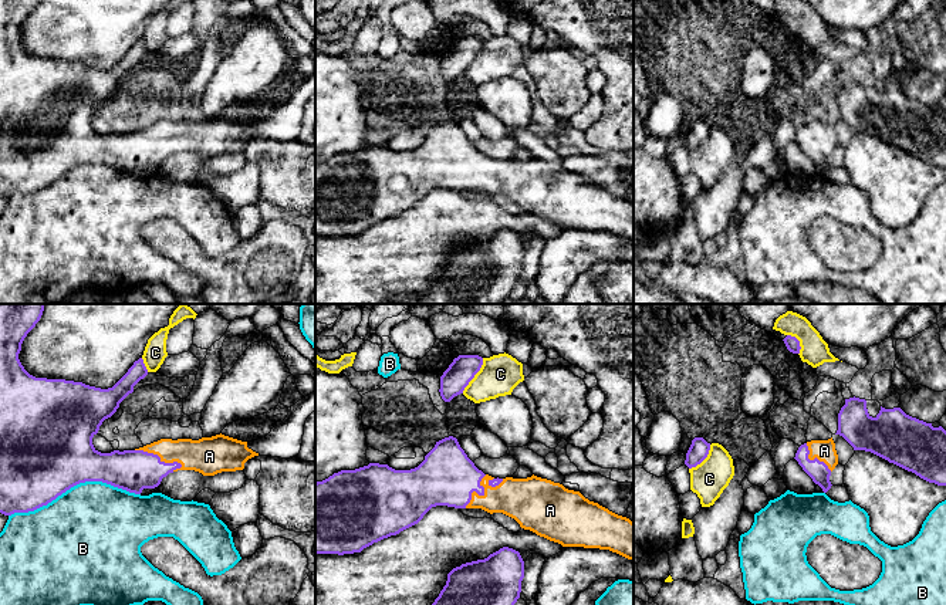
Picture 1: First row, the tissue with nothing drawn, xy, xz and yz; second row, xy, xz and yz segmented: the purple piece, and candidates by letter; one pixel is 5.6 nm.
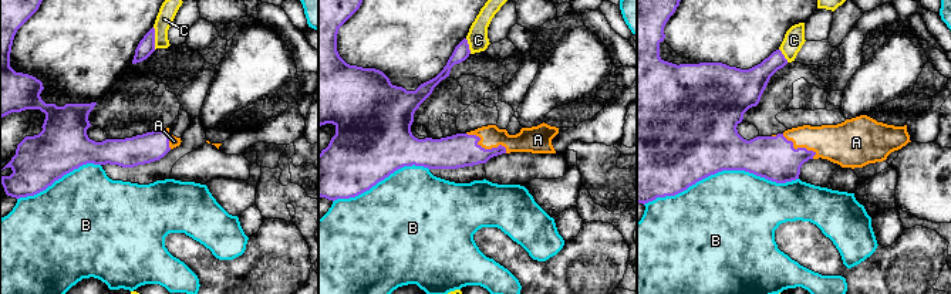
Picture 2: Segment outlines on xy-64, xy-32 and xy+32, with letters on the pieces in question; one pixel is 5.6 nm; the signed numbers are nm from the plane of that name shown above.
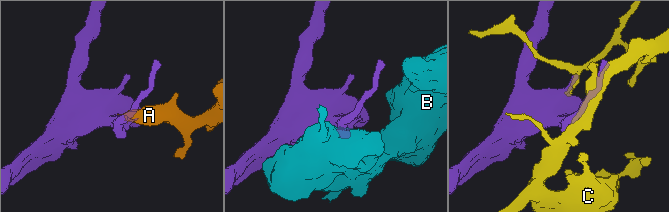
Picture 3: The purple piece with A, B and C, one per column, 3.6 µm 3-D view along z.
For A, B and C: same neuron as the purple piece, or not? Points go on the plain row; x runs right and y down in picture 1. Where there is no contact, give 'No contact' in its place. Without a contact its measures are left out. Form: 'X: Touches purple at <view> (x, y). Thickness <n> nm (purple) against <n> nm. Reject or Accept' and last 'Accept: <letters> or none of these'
A: Touches purple at xy (159, 139). Thickness 240 nm (purple) against 190 nm. Accept
B: Touches purple at xy (74, 166). Thickness 500 nm (purple) against 480 nm. Reject
C: Touches purple at xz (475, 56). Thickness 150 nm (purple) against 220 nm. Reject
Accept: A

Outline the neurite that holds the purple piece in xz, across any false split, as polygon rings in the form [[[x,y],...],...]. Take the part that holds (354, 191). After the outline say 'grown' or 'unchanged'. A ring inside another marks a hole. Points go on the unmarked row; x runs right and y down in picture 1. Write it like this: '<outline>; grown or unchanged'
[[[456,119],[436,124],[425,142],[411,152],[395,152],[388,146],[369,145],[355,152],[341,152],[315,165],[315,236],[354,236],[391,217],[418,206],[436,187],[455,190],[482,190],[490,196],[503,195],[514,200],[521,210],[558,224],[562,229],[599,230],[616,234],[634,243],[634,205],[598,185],[589,183],[580,173],[560,165],[531,158],[527,160],[494,160],[479,152],[460,129]]]; grown

